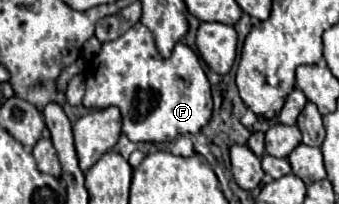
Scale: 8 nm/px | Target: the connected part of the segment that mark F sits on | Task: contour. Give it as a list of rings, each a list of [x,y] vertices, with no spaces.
[[[141,23],[133,25],[119,39],[105,43],[103,49],[93,57],[91,65],[87,67],[85,79],[87,79],[87,91],[83,97],[83,105],[87,109],[105,109],[109,105],[119,107],[123,115],[123,133],[135,143],[139,141],[169,143],[177,135],[199,133],[211,119],[211,111],[213,111],[211,85],[201,67],[199,57],[185,43],[177,43],[173,55],[169,59],[163,59],[155,49],[151,31]]]

